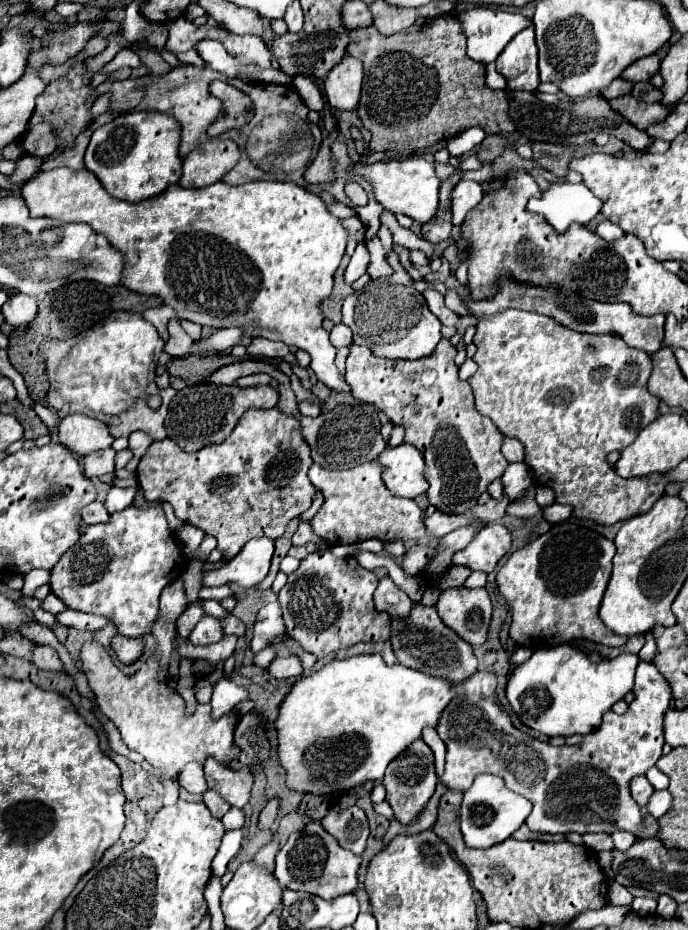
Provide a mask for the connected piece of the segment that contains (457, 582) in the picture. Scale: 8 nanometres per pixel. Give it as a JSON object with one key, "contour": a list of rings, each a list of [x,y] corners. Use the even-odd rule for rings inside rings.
{"contour":[[[455,565],[455,567],[451,567],[451,569],[447,571],[447,575],[443,577],[443,581],[439,583],[439,589],[461,587],[461,585],[467,581],[469,575],[471,575],[471,571],[469,571],[467,567],[463,567],[463,565]]]}

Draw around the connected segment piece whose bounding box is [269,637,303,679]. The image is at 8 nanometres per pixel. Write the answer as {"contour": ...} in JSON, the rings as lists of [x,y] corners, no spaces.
{"contour":[[[283,637],[283,639],[277,639],[277,641],[273,643],[273,647],[279,651],[279,657],[269,665],[269,673],[271,673],[273,677],[277,677],[277,679],[299,677],[299,675],[303,673],[301,663],[299,663],[299,659],[297,659],[295,655],[287,653],[287,649],[283,647],[283,641],[285,641],[285,637]]]}

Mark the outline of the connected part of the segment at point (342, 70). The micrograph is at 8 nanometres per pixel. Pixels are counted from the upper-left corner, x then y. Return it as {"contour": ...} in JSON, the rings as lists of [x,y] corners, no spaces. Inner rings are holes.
{"contour":[[[347,55],[325,77],[325,97],[339,111],[357,111],[363,87],[363,63]]]}

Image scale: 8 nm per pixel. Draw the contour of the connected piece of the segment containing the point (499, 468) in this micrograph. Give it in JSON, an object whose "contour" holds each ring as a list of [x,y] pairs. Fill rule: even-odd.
{"contour":[[[441,339],[437,349],[421,357],[417,361],[411,359],[383,359],[373,355],[367,347],[351,345],[351,353],[347,357],[347,371],[345,381],[351,385],[351,395],[359,399],[361,403],[371,403],[379,411],[383,411],[393,423],[405,427],[405,443],[415,445],[425,455],[425,477],[429,481],[429,503],[437,507],[437,511],[445,515],[461,515],[477,505],[477,499],[483,491],[487,491],[487,485],[501,477],[507,459],[501,455],[501,431],[493,425],[493,421],[485,415],[481,415],[475,409],[473,391],[467,381],[461,381],[457,375],[457,367],[453,363],[455,359],[455,347],[451,341]]]}

